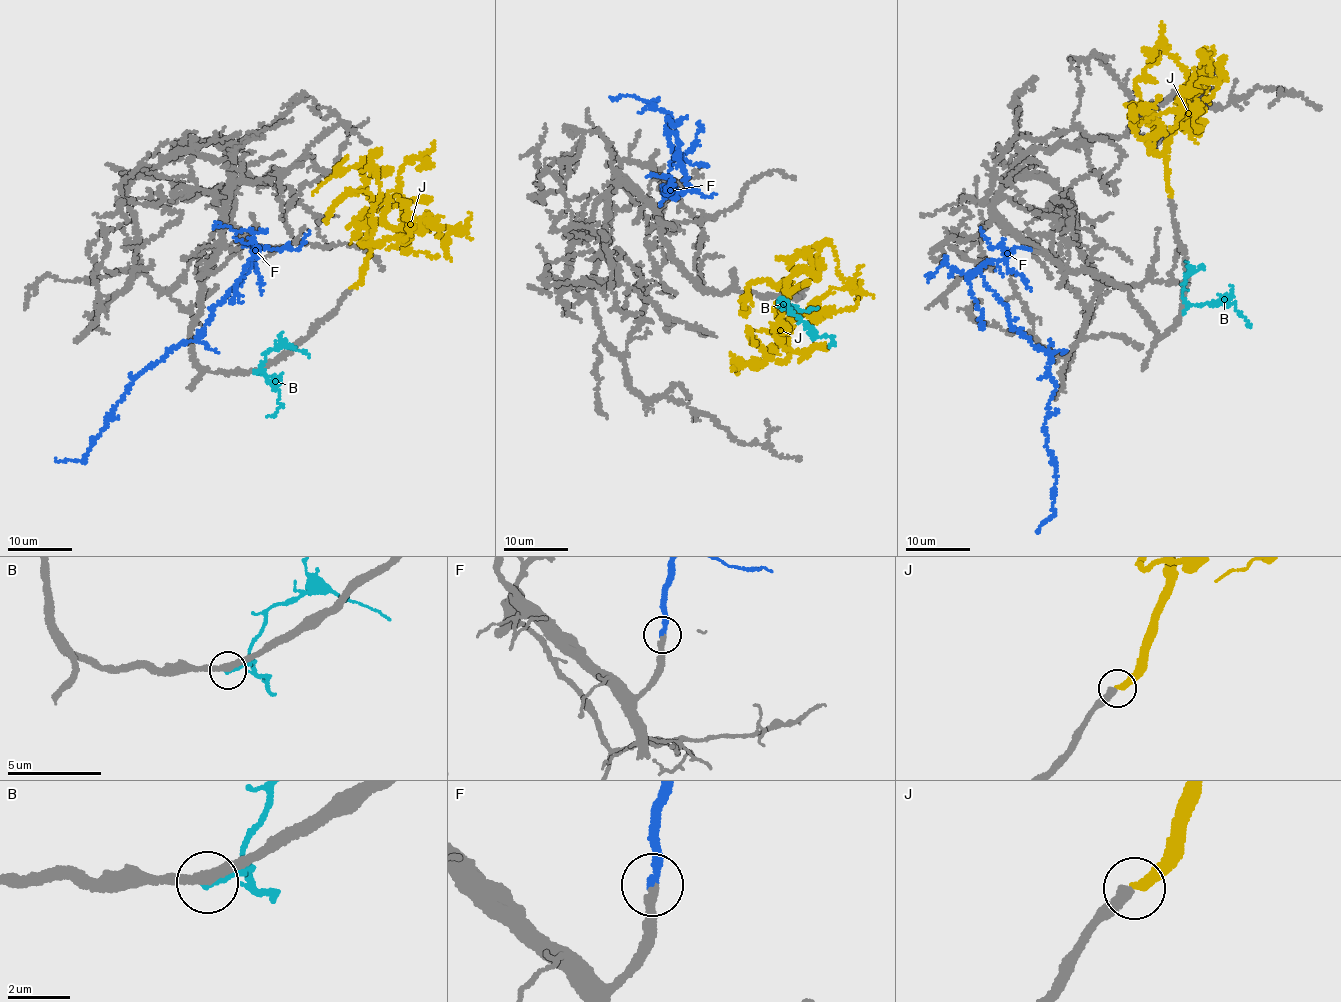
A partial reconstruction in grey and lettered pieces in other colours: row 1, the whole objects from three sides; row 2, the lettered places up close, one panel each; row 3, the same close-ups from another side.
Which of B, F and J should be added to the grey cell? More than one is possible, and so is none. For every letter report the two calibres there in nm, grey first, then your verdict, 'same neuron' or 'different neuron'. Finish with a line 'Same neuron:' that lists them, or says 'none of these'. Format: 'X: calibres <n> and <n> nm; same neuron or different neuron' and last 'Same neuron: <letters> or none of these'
B: calibres 320 and 220 nm; different neuron
F: calibres 300 and 240 nm; same neuron
J: calibres 320 and 320 nm; different neuron
Same neuron: F

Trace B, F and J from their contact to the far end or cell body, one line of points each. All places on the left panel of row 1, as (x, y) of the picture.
B: (254, 372), (263, 371), (280, 396), (274, 415), (267, 417)
F: (244, 245), (250, 241), (256, 246), (242, 281), (215, 303), (203, 329), (134, 377), (84, 460), (54, 458)
J: (353, 287), (386, 198), (376, 200), (367, 193), (367, 178), (358, 168), (349, 167), (311, 195)

